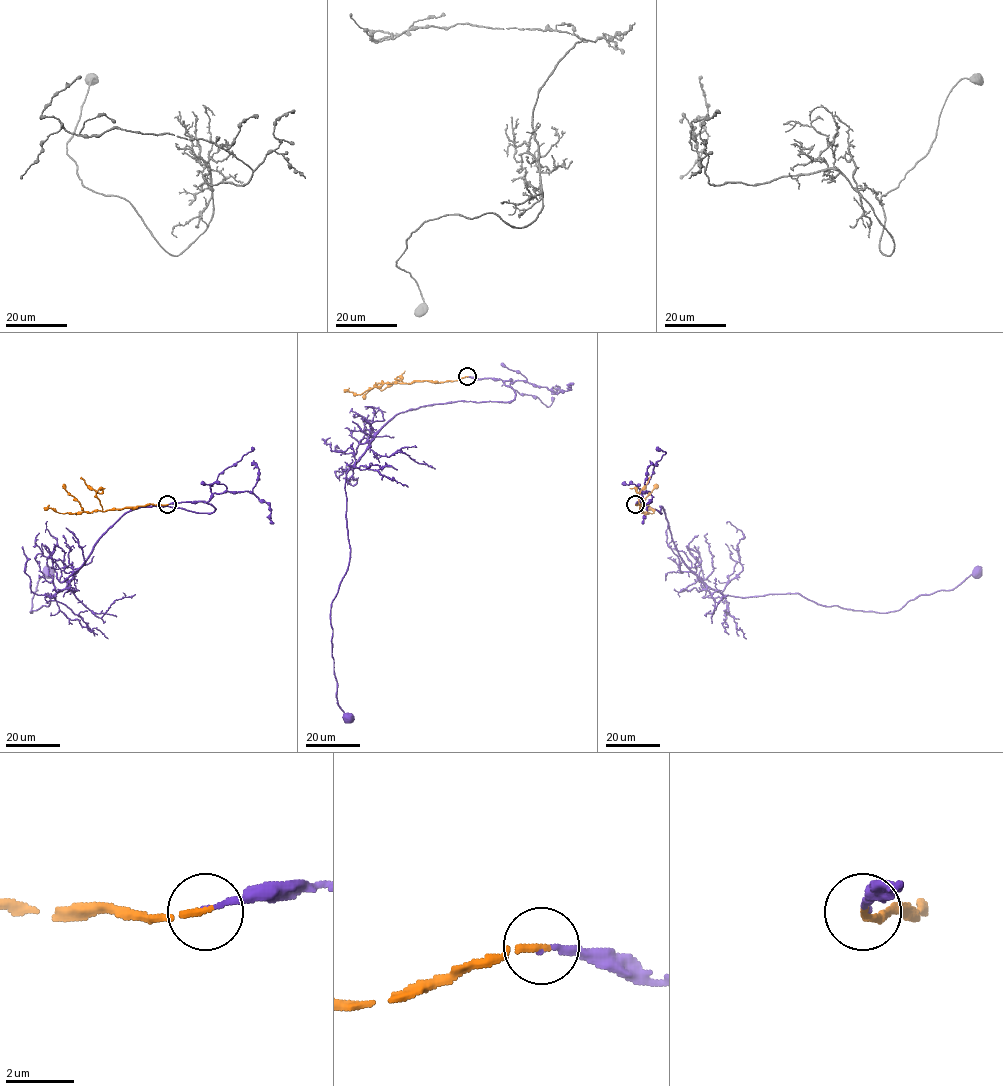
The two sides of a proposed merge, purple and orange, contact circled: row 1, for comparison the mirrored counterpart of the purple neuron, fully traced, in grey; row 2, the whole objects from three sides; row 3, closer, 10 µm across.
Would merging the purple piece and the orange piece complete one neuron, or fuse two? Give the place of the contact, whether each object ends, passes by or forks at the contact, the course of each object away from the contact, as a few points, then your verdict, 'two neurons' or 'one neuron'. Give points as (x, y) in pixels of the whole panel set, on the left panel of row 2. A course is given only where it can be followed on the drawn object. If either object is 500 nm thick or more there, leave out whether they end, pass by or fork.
(167, 504) | purple ends | orange ends | purple via (168, 504), (215, 510), (131, 509), (64, 589), (46, 593), (50, 603), (30, 612), (48, 571) | orange via (167, 504), (79, 513), (55, 512), (49, 506) | one neuron

